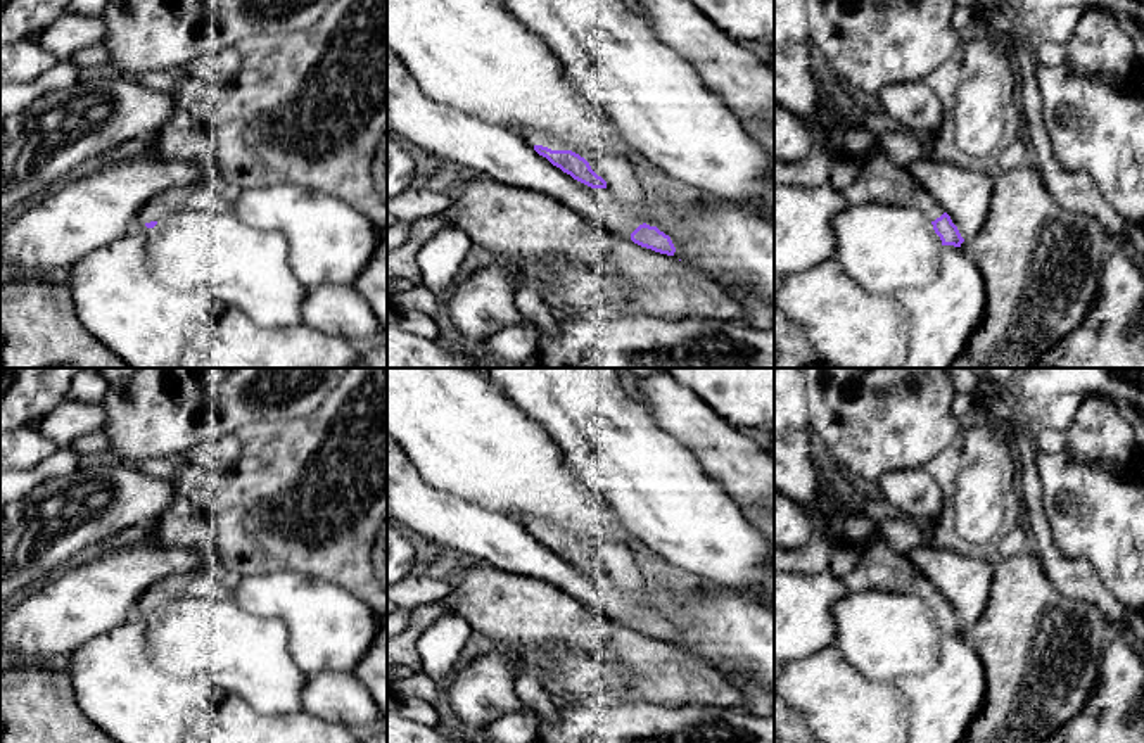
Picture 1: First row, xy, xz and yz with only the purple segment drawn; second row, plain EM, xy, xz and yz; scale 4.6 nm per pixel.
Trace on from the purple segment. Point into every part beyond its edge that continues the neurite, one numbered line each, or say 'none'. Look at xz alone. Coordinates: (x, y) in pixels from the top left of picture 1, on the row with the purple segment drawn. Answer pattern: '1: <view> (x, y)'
1: xz (533, 137)

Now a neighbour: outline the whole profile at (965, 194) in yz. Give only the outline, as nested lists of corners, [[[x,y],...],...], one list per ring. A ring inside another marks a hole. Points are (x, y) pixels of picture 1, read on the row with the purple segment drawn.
[[[921,157],[907,171],[944,207],[964,240],[985,225],[994,190],[994,176],[935,157]]]

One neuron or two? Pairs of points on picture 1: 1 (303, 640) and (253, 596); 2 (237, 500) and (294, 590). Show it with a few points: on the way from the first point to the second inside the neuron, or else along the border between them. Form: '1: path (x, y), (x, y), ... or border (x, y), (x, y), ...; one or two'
1: path (298, 624), (268, 596); one
2: border (242, 576), (296, 571), (322, 581); two

